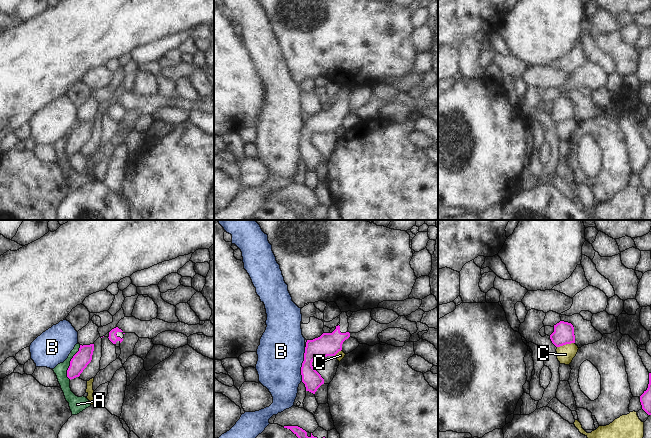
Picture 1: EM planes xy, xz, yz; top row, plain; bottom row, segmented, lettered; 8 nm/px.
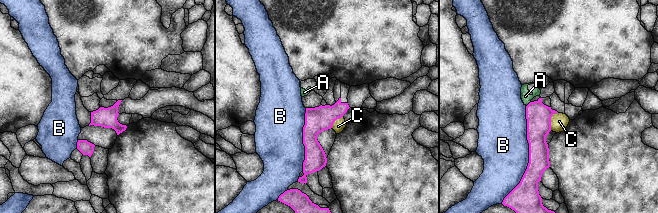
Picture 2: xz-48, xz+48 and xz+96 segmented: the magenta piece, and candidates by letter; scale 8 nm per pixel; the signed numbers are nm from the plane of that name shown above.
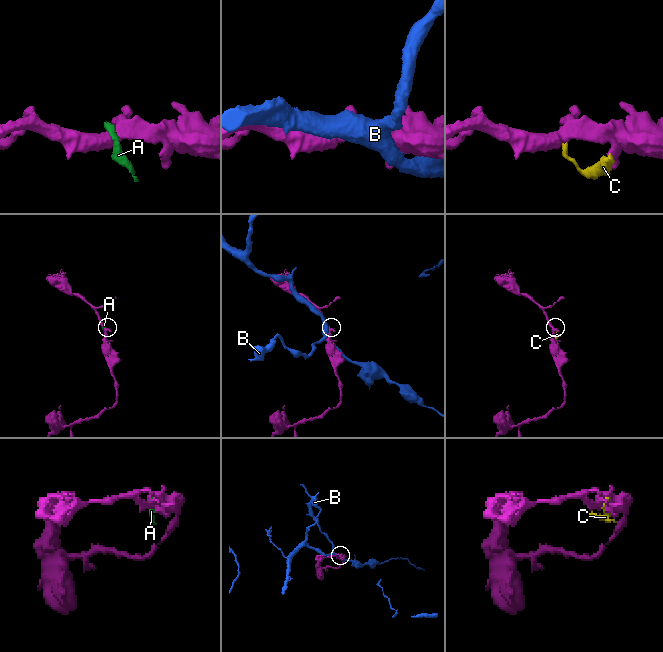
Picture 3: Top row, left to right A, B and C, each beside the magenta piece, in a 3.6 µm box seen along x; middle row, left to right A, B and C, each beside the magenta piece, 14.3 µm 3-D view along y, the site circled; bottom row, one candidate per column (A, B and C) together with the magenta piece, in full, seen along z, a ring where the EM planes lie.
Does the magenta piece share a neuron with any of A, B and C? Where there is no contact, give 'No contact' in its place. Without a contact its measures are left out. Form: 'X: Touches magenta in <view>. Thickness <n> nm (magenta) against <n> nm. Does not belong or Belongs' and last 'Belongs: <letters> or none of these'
A: Touches magenta in xy. Thickness 140 nm (magenta) against 100 nm. Does not belong
B: Touches magenta in xz. Thickness 180 nm (magenta) against 360 nm. Does not belong
C: Touches magenta in yz. Thickness 170 nm (magenta) against 140 nm. Does not belong
Belongs: none of these.

